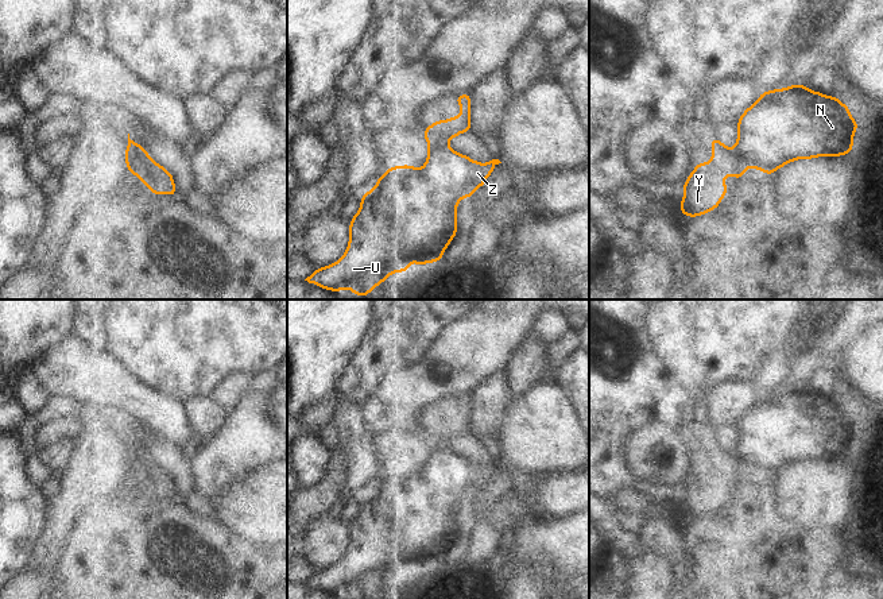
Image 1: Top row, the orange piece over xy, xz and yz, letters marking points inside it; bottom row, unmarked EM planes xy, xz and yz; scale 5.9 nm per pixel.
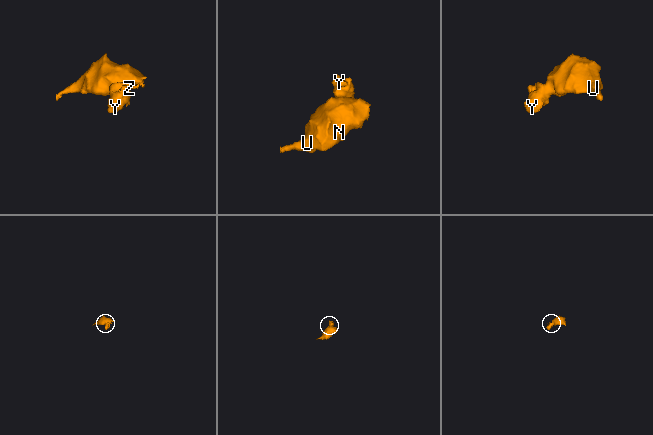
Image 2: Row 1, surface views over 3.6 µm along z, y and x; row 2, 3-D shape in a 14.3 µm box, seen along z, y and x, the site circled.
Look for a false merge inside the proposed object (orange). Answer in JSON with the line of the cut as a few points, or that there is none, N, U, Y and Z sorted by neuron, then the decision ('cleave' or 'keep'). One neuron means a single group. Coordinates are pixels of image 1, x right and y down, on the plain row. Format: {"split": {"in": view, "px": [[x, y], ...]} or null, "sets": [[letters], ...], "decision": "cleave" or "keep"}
{"split": {"in": "xz", "px": [[448, 445], [436, 445], [429, 449]]}, "sets": [["N", "U", "Z"], ["Y"]], "decision": "cleave"}

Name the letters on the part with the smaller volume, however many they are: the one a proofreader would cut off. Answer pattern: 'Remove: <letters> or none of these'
Remove: Y

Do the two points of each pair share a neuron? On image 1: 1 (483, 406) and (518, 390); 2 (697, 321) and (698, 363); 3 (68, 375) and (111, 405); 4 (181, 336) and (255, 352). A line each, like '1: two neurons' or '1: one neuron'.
1: two neurons
2: one neuron
3: one neuron
4: one neuron

